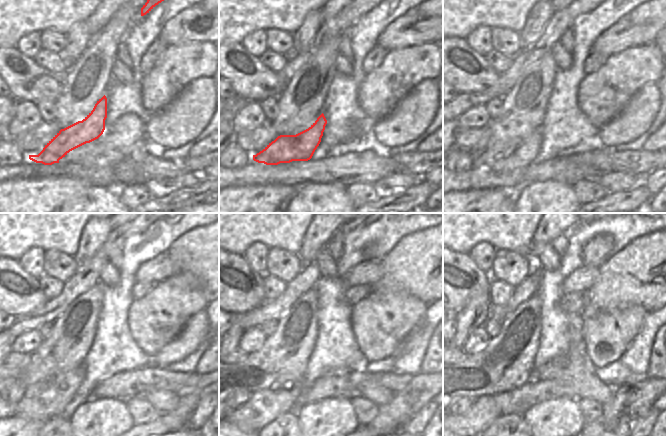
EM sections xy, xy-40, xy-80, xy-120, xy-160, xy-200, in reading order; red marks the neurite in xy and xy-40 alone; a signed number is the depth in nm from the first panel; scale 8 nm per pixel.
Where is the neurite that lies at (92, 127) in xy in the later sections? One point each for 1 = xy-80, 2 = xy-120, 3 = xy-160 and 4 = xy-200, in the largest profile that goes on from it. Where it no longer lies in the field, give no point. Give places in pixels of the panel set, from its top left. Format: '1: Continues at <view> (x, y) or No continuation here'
1: Continues at xy-80 (505, 157)
2: Continues at xy-120 (61, 387)
3: Continues at xy-160 (284, 397)
4: Continues at xy-200 (485, 416)

